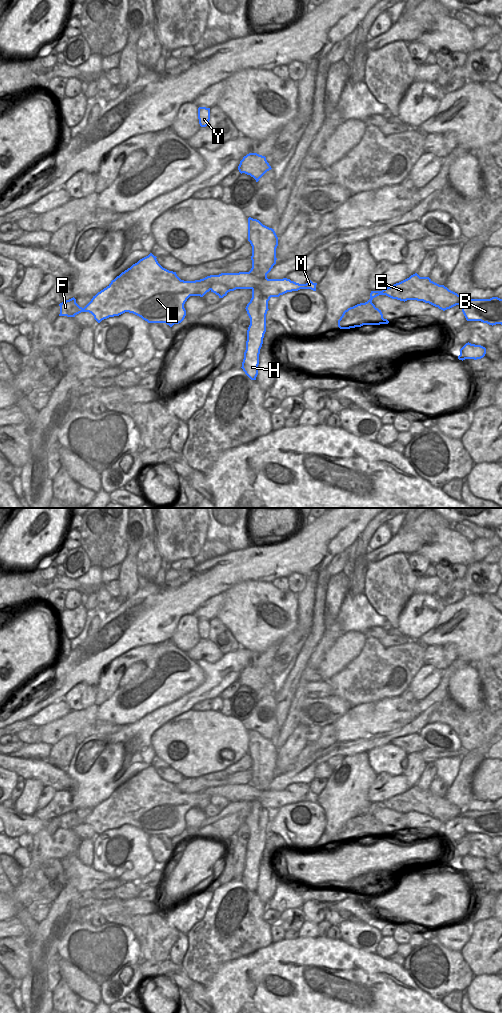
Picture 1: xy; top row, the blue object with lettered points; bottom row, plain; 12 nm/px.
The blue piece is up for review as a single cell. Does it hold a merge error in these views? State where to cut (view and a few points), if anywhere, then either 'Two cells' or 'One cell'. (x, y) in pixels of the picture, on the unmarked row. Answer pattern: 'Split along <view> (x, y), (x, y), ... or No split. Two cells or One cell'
Split along xy (252, 801), (259, 800), (270, 809). Two cells

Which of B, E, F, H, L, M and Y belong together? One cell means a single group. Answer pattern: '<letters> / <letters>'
B E F L M Y / H

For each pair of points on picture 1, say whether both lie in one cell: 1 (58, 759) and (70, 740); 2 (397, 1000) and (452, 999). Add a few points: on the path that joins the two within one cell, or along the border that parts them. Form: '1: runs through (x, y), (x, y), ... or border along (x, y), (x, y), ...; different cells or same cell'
1: runs through (61, 754), (66, 745); same cell
2: border along (441, 1000), (442, 1002); different cells

